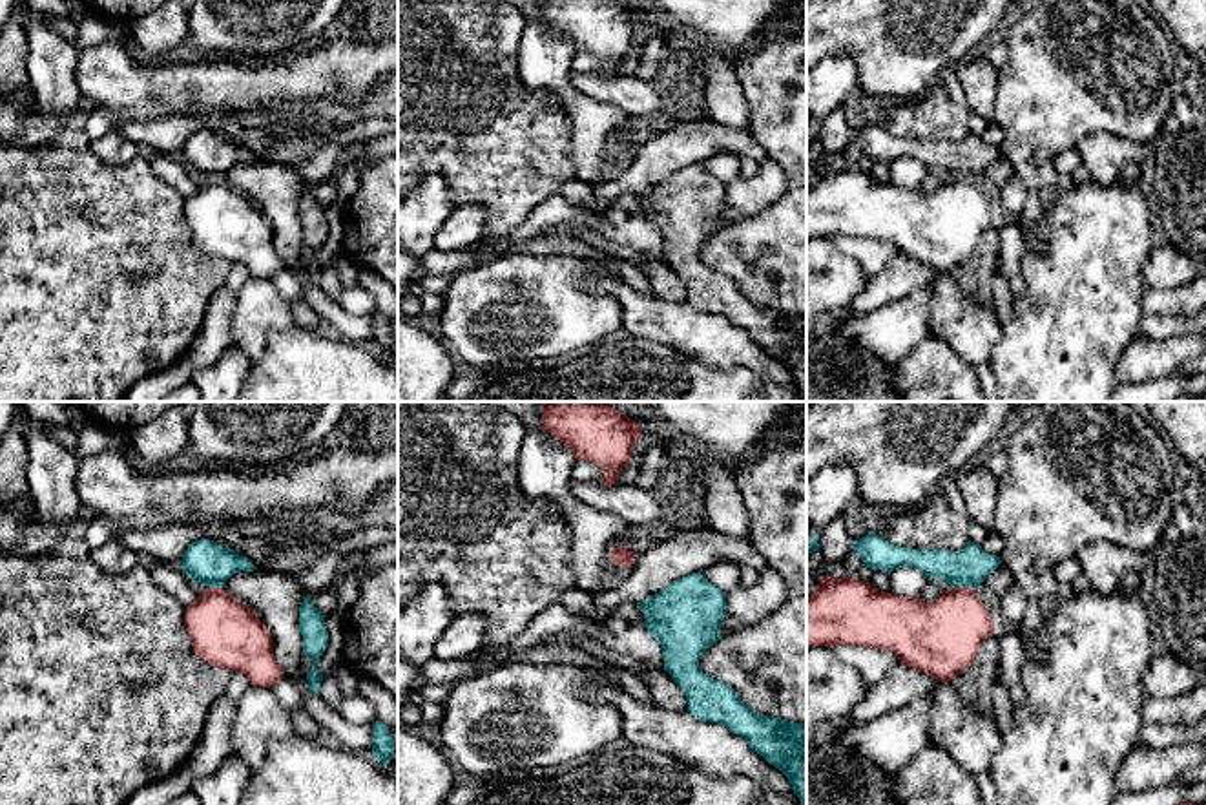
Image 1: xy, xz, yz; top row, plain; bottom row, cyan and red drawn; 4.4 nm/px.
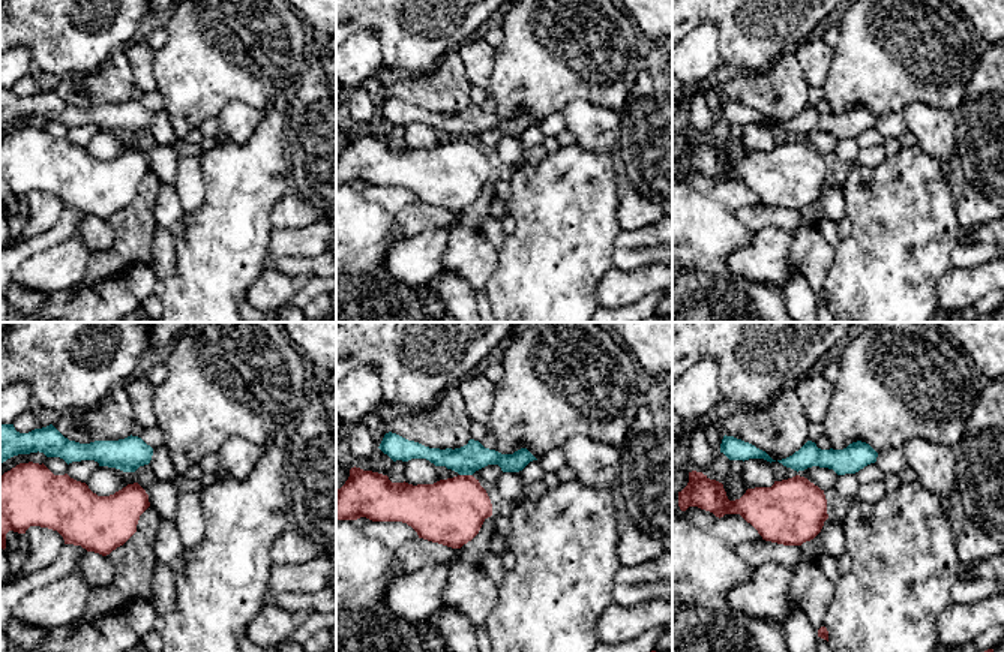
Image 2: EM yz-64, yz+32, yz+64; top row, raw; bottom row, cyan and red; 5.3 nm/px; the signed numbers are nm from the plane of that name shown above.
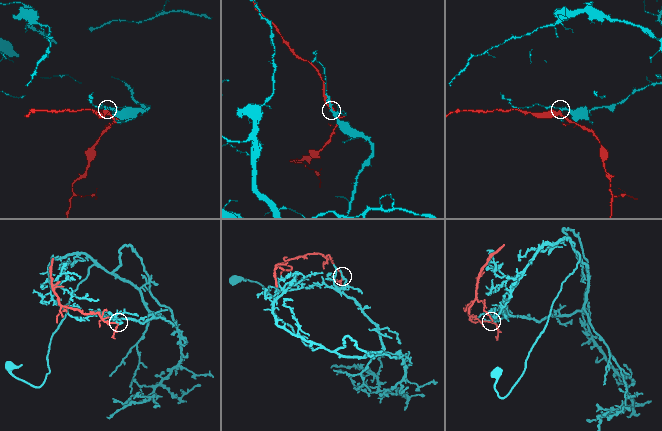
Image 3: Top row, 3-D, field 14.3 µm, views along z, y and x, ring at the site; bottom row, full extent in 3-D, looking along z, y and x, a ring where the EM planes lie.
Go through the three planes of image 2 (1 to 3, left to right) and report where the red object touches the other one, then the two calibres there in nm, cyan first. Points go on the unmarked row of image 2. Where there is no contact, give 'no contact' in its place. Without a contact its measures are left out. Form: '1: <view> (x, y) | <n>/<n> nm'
1: no contact
2: yz+32 (465, 138) | 160/360 nm
3: no contact

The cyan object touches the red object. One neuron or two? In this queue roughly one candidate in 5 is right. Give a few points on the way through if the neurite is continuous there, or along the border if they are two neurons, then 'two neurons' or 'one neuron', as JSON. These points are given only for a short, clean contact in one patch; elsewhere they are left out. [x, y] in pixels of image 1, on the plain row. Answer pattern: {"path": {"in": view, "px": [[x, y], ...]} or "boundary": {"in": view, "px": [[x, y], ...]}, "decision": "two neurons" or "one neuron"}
{"boundary": {"in": "yz", "px": [[971, 177], [953, 179]]}, "decision": "two neurons"}

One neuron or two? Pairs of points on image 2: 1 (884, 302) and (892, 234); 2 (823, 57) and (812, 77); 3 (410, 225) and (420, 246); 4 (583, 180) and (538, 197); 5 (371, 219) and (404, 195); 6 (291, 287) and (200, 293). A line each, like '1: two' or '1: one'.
1: one
2: one
3: two
4: one
5: two
6: two

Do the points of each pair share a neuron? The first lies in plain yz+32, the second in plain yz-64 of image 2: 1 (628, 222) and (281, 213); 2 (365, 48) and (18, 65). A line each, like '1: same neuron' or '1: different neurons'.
1: same neuron
2: same neuron

